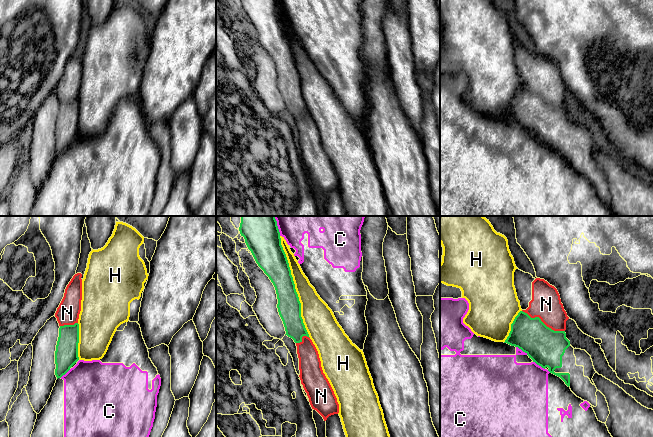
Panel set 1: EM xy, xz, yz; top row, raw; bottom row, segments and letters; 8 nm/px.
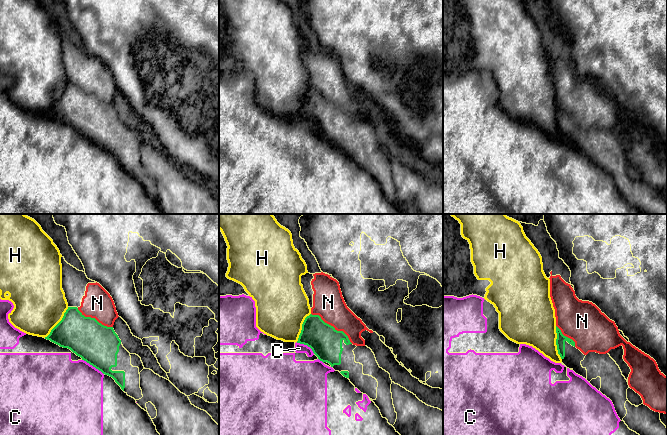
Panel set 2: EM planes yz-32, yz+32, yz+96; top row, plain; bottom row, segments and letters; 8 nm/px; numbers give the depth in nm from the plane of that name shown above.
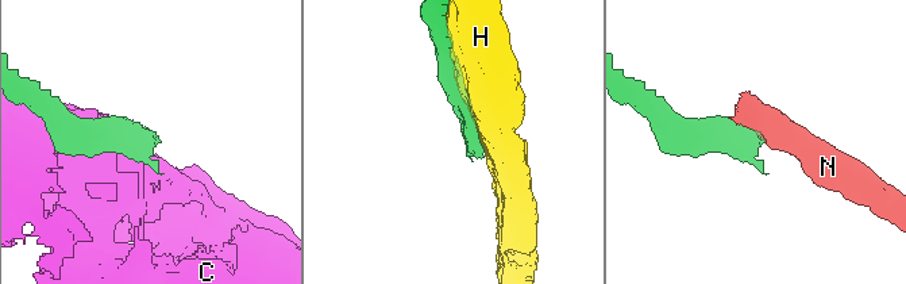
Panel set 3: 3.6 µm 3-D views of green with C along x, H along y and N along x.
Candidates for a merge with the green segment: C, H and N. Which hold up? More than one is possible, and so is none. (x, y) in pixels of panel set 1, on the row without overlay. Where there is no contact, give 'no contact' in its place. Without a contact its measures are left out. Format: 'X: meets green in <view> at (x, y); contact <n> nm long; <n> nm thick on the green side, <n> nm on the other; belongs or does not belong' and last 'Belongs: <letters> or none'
C: meets green in yz at (522, 126); contact 120 nm long; 300 nm thick on the green side, 300 nm on the other; does not belong
H: meets green in xz at (294, 63); contact 850 nm long; 220 nm thick on the green side, 220 nm on the other; does not belong
N: meets green in yz at (542, 98); contact 380 nm long; 300 nm thick on the green side, 240 nm on the other; does not belong
Belongs: none

